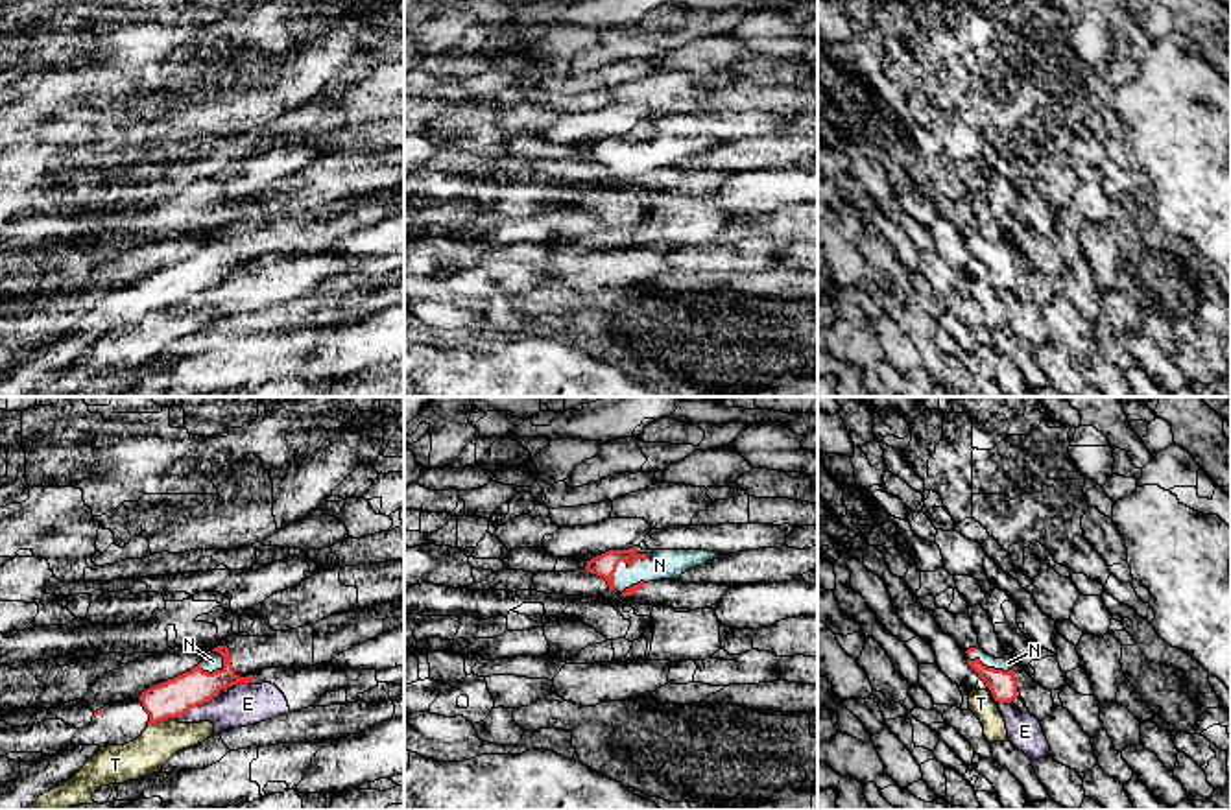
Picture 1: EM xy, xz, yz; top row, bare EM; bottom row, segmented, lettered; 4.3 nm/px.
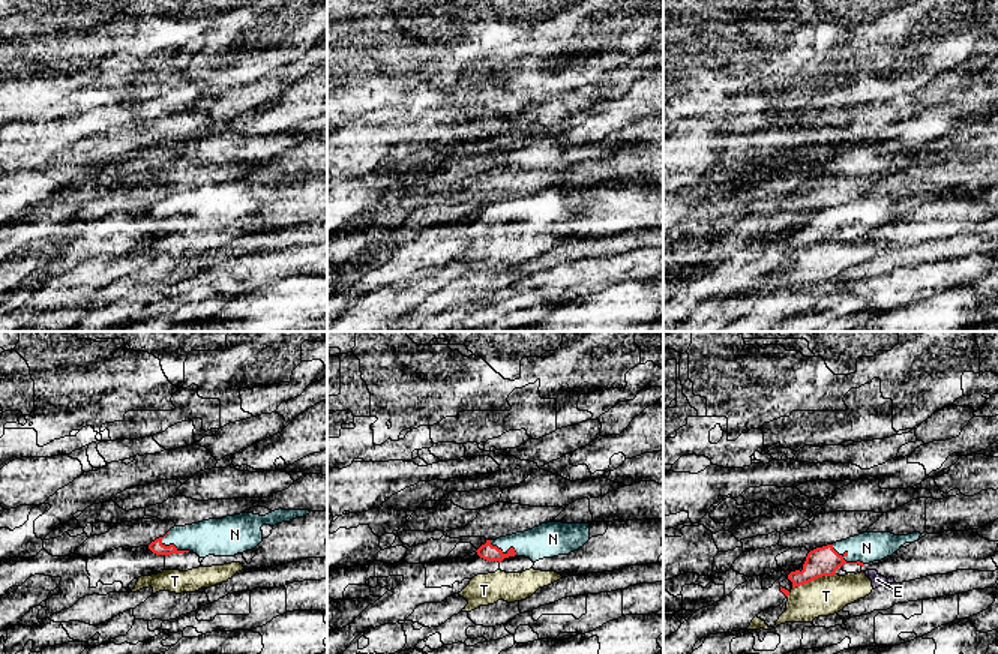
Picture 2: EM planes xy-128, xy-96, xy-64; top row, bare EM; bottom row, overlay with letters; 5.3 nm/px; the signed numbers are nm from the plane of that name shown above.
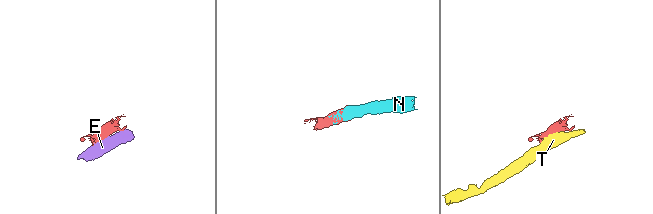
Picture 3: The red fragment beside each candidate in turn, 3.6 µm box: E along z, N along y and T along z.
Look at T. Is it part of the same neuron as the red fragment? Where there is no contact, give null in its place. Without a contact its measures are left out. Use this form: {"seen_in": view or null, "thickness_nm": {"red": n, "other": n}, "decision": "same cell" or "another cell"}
{"seen_in": "xy", "thickness_nm": {"red": 160, "other": 170}, "decision": "another cell"}

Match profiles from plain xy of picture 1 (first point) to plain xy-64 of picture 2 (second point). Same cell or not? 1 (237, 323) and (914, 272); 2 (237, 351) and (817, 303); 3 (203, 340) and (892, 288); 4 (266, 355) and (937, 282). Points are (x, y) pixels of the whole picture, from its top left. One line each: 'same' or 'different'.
1: different
2: same
3: different
4: same

